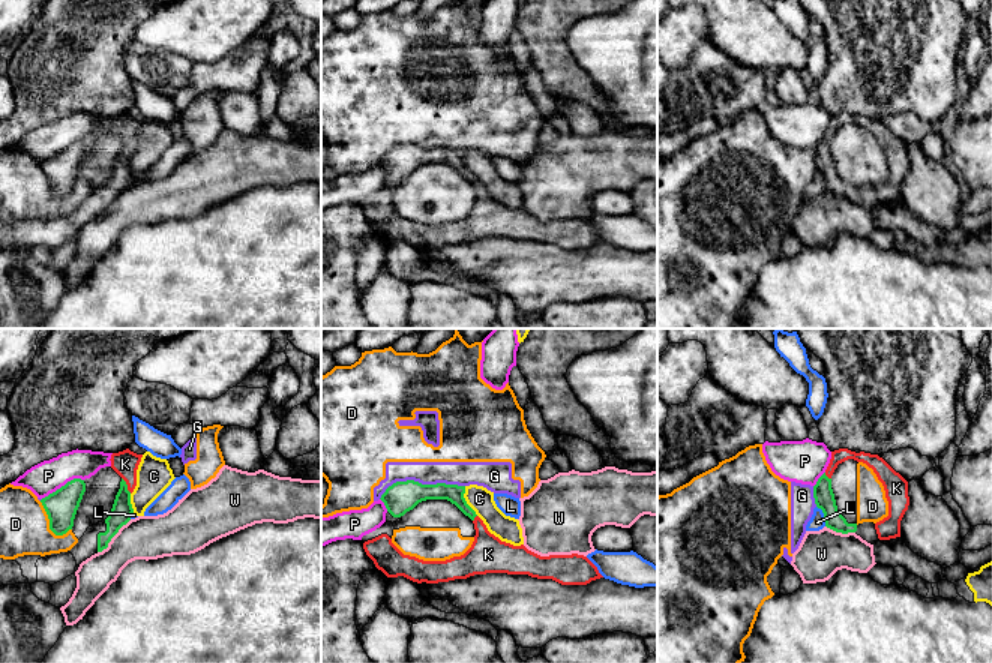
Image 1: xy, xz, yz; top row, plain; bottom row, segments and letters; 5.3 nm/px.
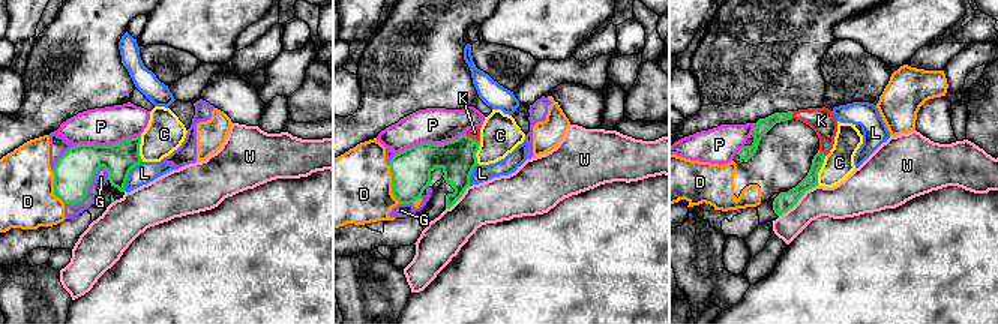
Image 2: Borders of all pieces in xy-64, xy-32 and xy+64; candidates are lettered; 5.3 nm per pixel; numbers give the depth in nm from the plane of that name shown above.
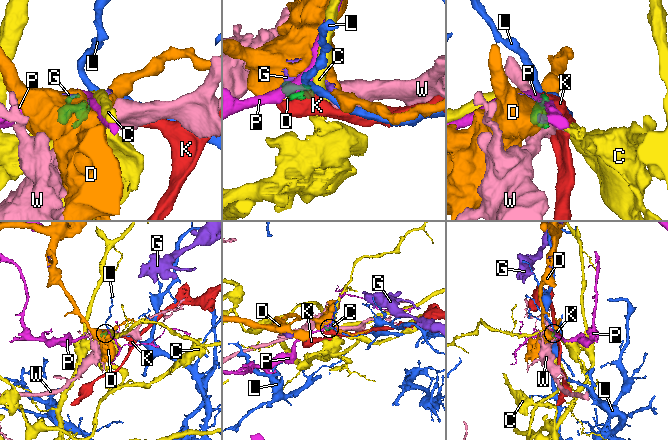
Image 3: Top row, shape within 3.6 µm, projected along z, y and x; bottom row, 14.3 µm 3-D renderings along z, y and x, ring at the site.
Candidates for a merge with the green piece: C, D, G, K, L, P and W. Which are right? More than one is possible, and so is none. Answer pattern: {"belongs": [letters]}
{"belongs": ["K"]}

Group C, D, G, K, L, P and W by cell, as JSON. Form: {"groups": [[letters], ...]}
{"groups": [["C"], ["D", "G"], ["K"], ["L"], ["P"], ["W"]]}

